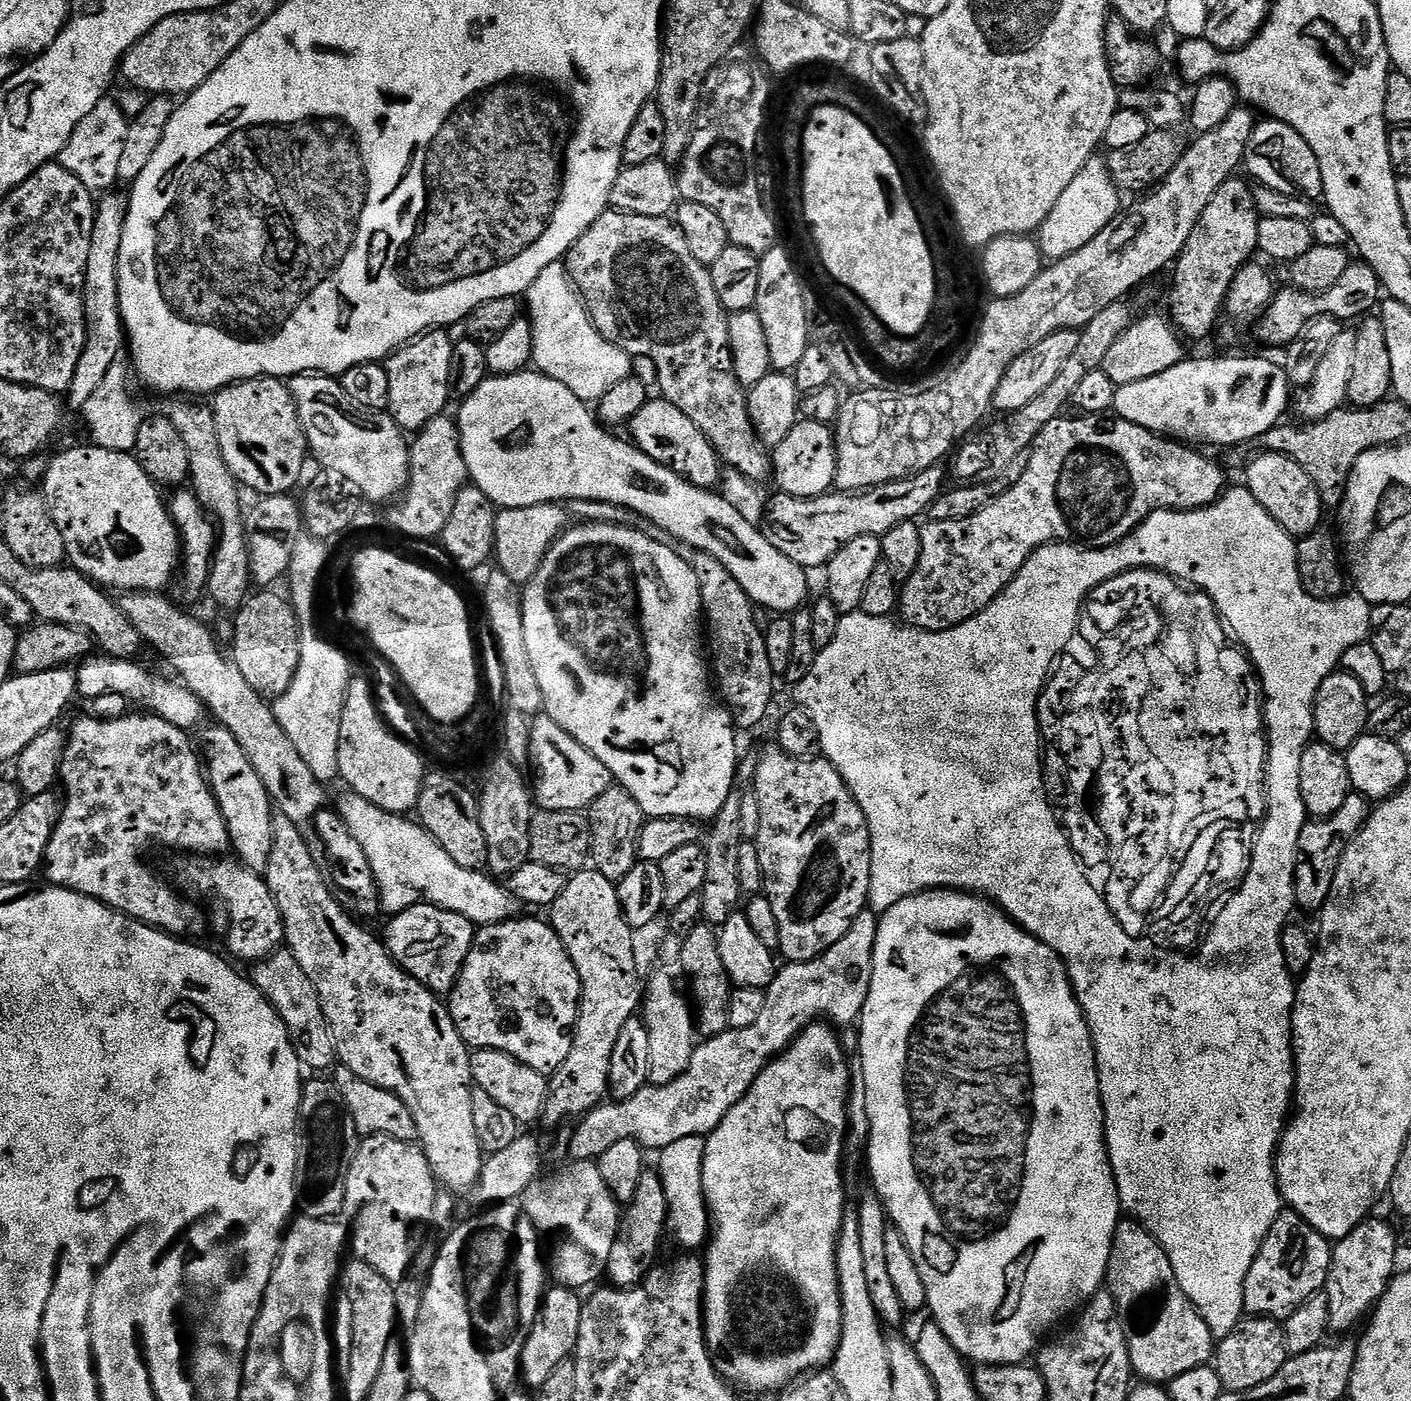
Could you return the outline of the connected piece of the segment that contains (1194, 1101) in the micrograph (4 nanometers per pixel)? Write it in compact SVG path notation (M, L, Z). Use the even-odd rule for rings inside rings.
M1229 487L1216 503L1205 508L1189 512L1161 510L1150 513L1126 539L1108 549L1057 542L1034 550L1034 554L1026 558L1022 570L1018 570L1016 577L1002 590L1002 594L998 594L998 598L994 598L994 602L990 602L990 606L986 606L986 610L950 630L923 632L920 628L901 626L887 616L871 616L859 610L841 615L834 642L817 651L810 674L806 674L798 686L799 707L810 714L818 730L819 751L823 759L829 760L838 770L868 823L872 843L868 908L883 914L902 898L929 890L970 892L992 901L1025 932L1054 949L1064 961L1094 1042L1100 1097L1104 1103L1104 1137L1120 1207L1160 1243L1162 1250L1166 1250L1166 1258L1170 1258L1170 1266L1174 1266L1182 1294L1186 1294L1198 1314L1202 1314L1210 1334L1217 1341L1224 1340L1245 1315L1246 1274L1250 1274L1250 1266L1254 1266L1254 1258L1266 1234L1270 1234L1270 1226L1274 1226L1282 1211L1282 1197L1276 1184L1276 1149L1280 1147L1280 1137L1293 1111L1296 1094L1296 1059L1292 1053L1292 1007L1296 1001L1296 984L1294 973L1286 966L1286 958L1282 958L1280 935L1284 925L1289 923L1291 916L1288 915L1294 912L1296 851L1300 831L1306 823L1298 770L1302 770L1302 754L1314 740L1312 710L1316 707L1316 695L1322 682L1341 667L1343 655L1352 647L1365 643L1372 631L1373 605L1368 604L1366 598L1355 594L1337 596L1335 600L1312 597L1298 574L1296 545L1297 541L1259 505L1248 488ZM1131 564L1161 564L1164 568L1172 568L1172 572L1180 572L1180 576L1188 576L1188 580L1196 580L1196 584L1204 584L1204 588L1216 596L1216 604L1224 608L1224 616L1236 624L1236 632L1244 636L1244 644L1252 648L1254 662L1258 668L1264 668L1264 682L1276 680L1276 708L1260 708L1264 692L1260 689L1263 687L1258 676L1176 676L1172 670L1166 672L1166 662L1178 662L1178 656L1170 656L1170 648L1162 648L1154 654L1152 650L1144 650L1146 646L1140 642L1128 642L1130 630L1124 630L1120 636L1118 630L1080 632L1080 636L1086 638L1086 644L1076 644L1076 648L1086 648L1088 656L1104 648L1104 672L1094 667L1088 656L1072 656L1072 660L1064 664L1064 680L1053 684L1049 680L1052 656L1066 646L1075 604L1085 607L1085 600L1109 567L1124 568ZM1096 810L1102 816L1106 826L1104 830L1108 830L1106 842L1110 844L1110 838L1114 840L1108 856L1114 856L1116 872L1108 868L1110 876L1104 876L1104 872L1100 876L1100 866L1094 862L1092 868L1088 866L1088 858L1094 856L1096 850L1090 826L1090 816L1094 816ZM1202 814L1210 814L1210 818L1214 818L1214 814L1222 814L1226 816L1222 824L1226 822L1228 826L1256 824L1256 900L1236 900L1238 920L1256 920L1256 938L1208 938L1204 948L1194 948L1188 956L1176 958L1170 950L1156 950L1156 944L1146 940L1144 920L1146 916L1158 914L1156 902L1164 902L1166 884L1172 884L1174 908L1194 884L1200 884L1200 876L1220 876L1220 868L1224 866L1222 854L1226 852L1220 850L1220 842L1214 840L1220 840L1220 834L1226 834L1226 826L1220 828L1220 820L1214 820L1210 830L1200 832L1204 836L1188 836L1188 824L1198 824Z

